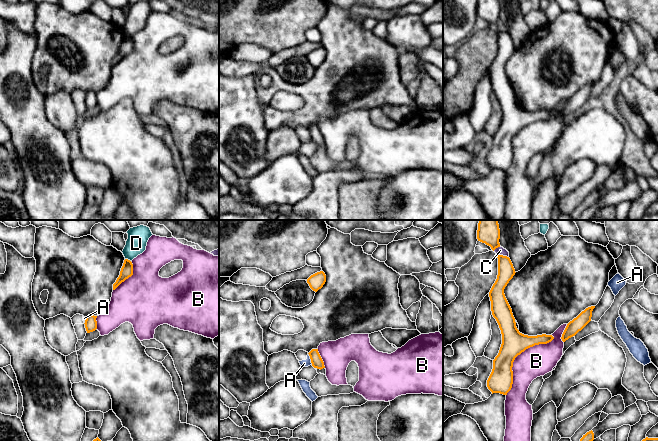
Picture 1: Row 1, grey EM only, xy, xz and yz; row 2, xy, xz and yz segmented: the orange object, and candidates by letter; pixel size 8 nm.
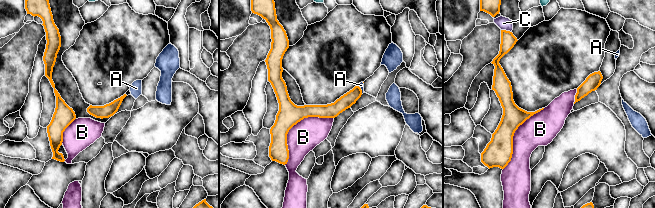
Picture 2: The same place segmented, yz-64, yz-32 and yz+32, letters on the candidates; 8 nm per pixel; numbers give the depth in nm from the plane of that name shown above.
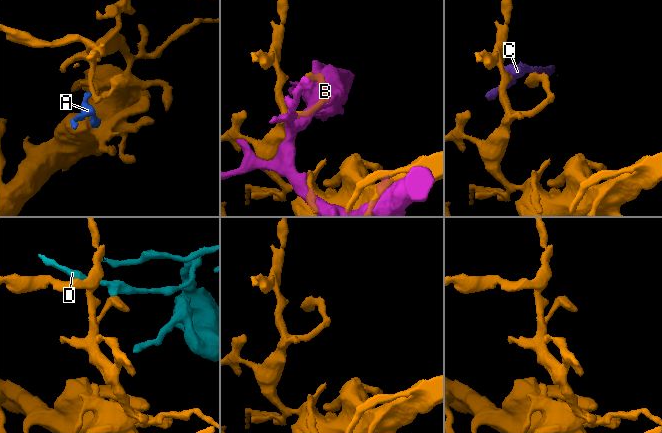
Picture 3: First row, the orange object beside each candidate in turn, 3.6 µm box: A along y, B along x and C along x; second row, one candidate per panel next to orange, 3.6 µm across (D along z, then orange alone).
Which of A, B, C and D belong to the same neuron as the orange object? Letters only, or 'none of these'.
none of these

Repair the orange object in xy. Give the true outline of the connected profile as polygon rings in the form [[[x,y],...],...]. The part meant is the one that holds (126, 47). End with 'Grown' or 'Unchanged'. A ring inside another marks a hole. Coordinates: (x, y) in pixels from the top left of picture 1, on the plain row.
[[[125,35],[120,47],[120,51],[116,58],[113,60],[113,66],[115,66],[122,58],[133,51],[133,40],[130,36]]]. Unchanged

